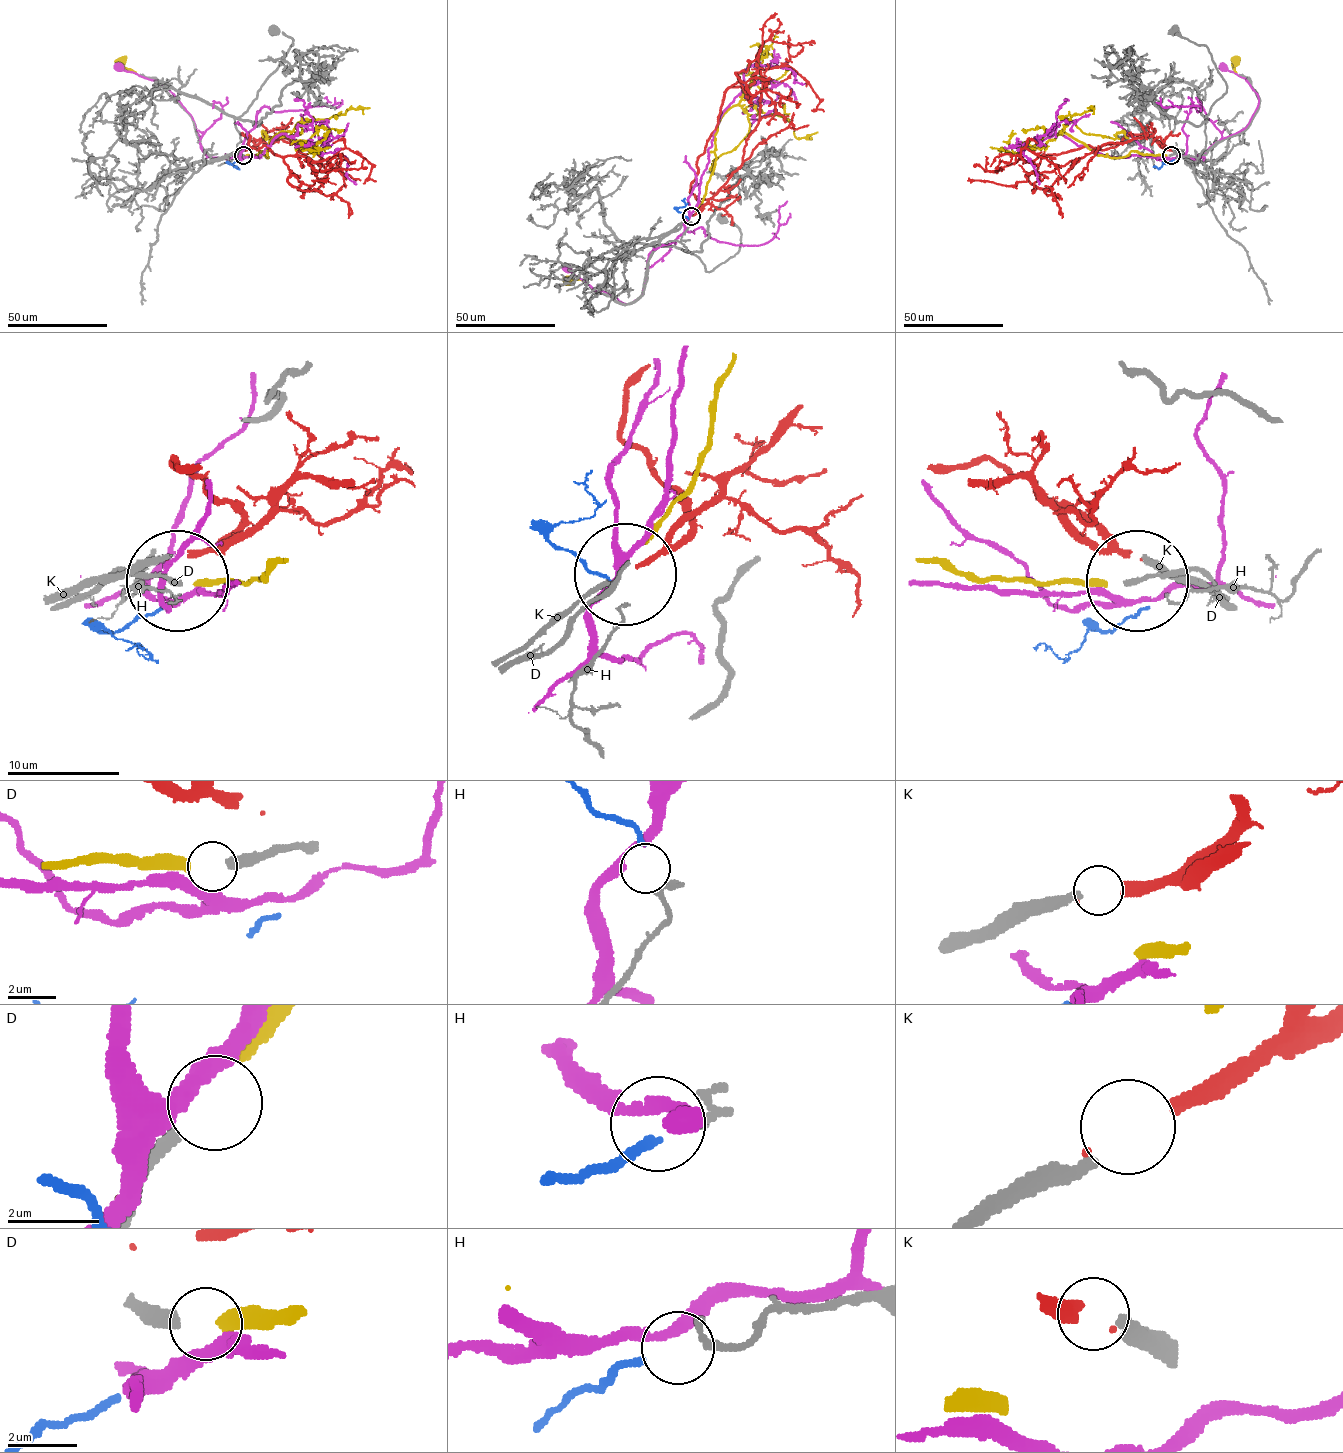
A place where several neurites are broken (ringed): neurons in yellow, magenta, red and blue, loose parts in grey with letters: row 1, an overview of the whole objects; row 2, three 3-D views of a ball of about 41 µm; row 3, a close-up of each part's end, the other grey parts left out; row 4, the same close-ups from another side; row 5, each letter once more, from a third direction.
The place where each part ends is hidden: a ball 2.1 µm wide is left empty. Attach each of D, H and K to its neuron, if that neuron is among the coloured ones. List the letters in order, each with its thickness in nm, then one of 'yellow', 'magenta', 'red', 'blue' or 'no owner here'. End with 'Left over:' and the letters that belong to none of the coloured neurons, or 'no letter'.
D: calibre 340 nm; yellow
H: calibre 200 nm; blue
K: calibre 300 nm; red
Left over: no letter

